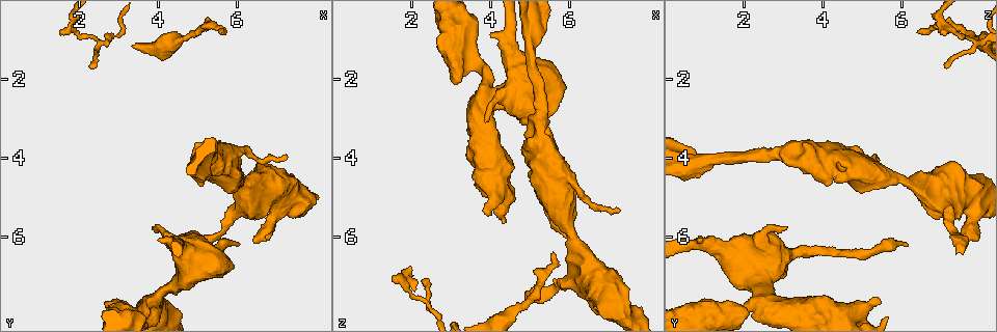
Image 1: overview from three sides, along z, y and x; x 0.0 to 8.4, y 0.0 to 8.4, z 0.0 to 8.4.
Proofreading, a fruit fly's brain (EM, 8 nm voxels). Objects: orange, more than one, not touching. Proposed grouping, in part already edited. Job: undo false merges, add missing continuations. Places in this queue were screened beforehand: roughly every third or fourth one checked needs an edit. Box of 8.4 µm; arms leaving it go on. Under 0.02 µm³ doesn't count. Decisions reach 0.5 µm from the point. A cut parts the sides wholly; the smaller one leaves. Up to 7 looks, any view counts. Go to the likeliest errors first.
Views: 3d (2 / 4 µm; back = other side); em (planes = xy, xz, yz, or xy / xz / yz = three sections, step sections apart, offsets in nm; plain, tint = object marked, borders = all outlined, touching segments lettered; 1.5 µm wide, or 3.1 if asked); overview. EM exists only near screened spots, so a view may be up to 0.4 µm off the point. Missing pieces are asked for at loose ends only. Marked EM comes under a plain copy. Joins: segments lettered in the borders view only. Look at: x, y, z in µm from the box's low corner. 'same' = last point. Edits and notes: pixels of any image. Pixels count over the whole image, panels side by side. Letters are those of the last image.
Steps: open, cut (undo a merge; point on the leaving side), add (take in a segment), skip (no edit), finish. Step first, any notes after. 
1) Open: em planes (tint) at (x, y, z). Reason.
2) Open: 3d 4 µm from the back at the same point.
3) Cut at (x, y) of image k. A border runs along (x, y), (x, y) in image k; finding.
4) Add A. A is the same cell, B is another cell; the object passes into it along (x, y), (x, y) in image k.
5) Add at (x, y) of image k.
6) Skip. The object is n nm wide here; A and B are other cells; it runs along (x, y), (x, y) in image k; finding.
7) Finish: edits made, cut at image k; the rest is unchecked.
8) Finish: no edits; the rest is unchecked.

Open: 3d 4 µm at (5.60, 0.85, 6.40). Tapers out.

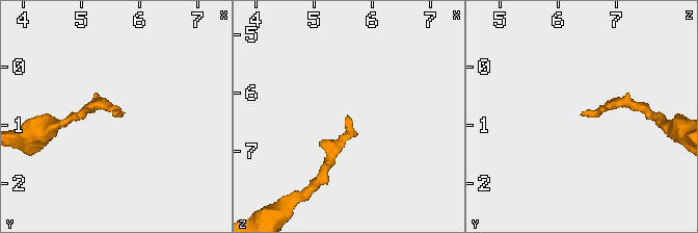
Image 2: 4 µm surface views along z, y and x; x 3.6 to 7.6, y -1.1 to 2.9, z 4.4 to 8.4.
Open: em planes (tint) at (5.55, 0.80, 6.35).

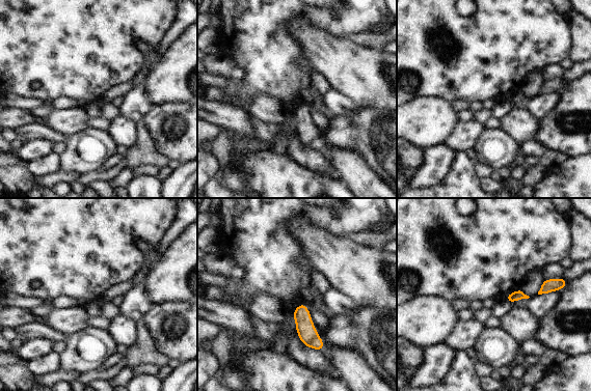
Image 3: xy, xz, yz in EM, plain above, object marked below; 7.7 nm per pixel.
Open: em planes (borders) at the same point. See the neighbours.

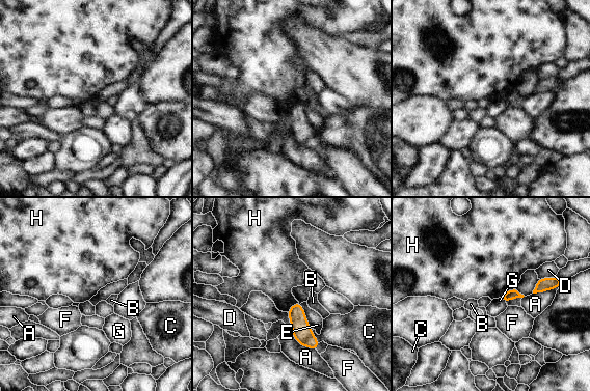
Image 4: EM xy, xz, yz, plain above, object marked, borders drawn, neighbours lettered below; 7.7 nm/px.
Add C. C is the same cell, A, B, D, E, F, G and H are other cells; the object passes into it along (299, 326), (314, 335), (346, 332) in image 4; it goes on there.

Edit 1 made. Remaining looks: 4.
Open: overview.

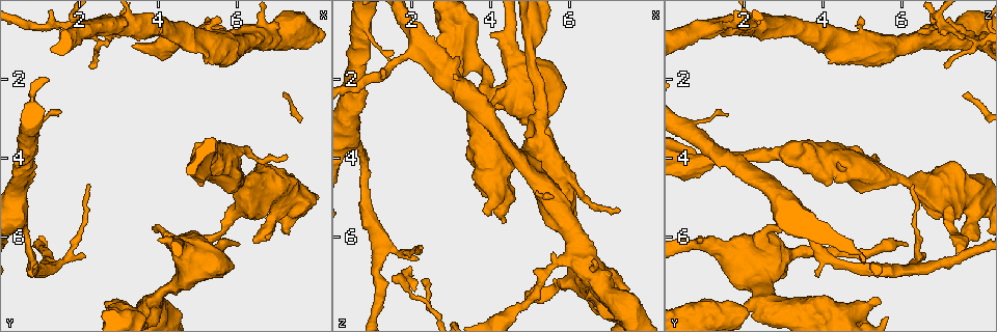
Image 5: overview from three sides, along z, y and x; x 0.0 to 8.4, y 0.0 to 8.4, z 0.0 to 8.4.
Open: em planes (borders) at (4.95, 6.35, 7.35). An open end.

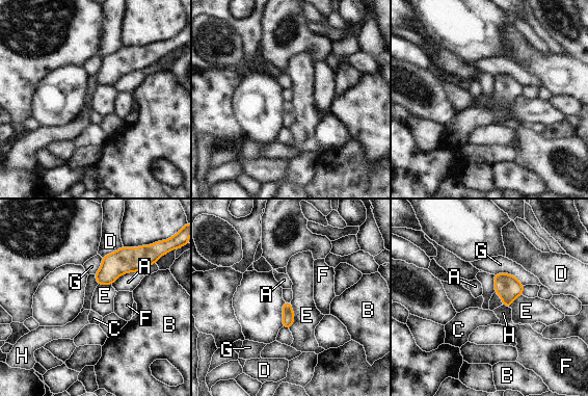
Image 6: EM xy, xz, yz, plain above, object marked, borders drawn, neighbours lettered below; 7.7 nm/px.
Add H. H is the same cell, A, B, C, D, E, F and G are other cells; the object passes into it along (507, 287), (504, 305), (504, 313) in image 6; it goes on there.

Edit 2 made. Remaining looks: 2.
Finish: edits made, add at image 4, add at image 6; the rest is unchecked.

